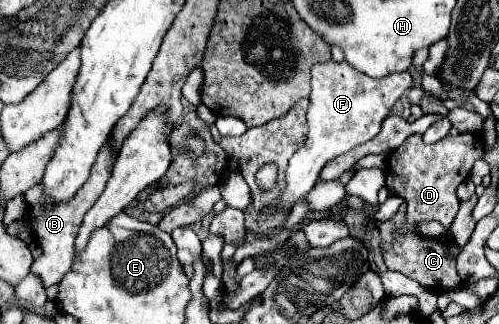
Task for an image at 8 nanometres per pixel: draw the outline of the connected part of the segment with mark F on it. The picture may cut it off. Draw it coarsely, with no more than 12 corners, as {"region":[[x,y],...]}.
{"region":[[312,68],[306,142],[260,220],[290,212],[336,156],[372,140],[408,72]]}

